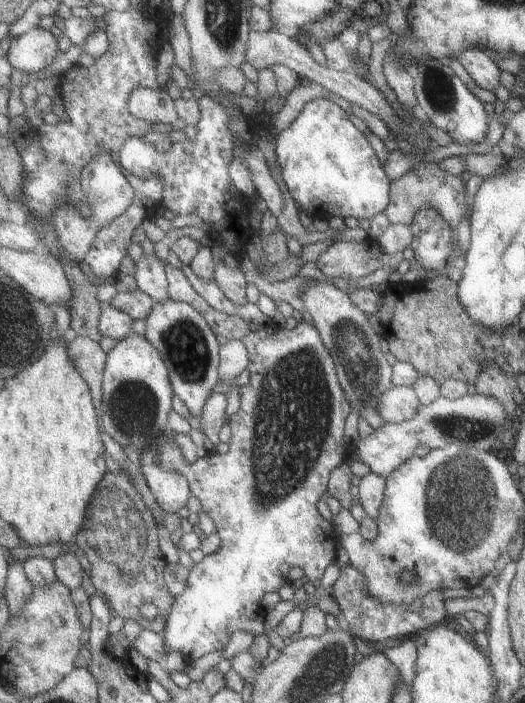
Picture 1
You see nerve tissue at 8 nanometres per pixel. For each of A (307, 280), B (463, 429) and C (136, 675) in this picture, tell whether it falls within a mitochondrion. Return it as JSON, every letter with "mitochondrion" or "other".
{"A":"other","B":"mitochondrion","C":"other"}

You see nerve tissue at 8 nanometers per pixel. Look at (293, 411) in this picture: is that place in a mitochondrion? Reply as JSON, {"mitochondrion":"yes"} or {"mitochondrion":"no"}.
{"mitochondrion":"yes"}

